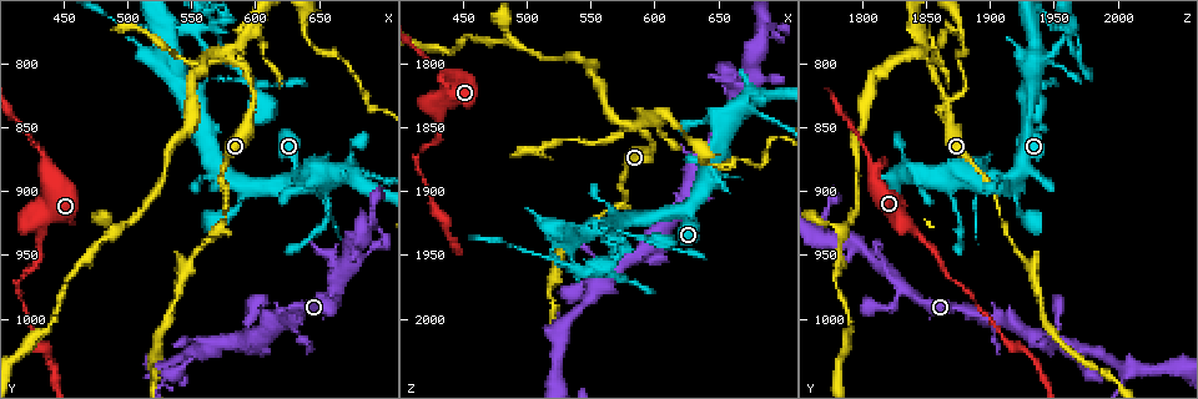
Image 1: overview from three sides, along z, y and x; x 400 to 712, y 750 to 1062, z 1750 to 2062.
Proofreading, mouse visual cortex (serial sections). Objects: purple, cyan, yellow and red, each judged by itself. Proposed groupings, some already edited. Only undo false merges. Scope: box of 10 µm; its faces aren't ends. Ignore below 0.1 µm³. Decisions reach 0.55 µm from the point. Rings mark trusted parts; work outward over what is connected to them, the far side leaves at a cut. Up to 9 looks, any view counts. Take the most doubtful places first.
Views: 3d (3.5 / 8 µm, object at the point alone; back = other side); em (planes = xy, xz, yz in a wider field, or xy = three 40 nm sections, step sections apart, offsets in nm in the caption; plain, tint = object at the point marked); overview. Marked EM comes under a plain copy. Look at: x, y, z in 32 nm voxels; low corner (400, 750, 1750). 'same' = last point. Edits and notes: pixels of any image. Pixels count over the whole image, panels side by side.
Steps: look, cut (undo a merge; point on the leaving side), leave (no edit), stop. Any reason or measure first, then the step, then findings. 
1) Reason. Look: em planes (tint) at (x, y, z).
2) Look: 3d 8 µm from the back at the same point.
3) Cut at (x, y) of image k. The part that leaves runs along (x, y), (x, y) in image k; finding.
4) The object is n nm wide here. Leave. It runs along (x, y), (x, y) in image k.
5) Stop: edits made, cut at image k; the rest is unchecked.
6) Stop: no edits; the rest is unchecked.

Arms part here. Look: 3d 3.5 µm at (590, 800, 1856).

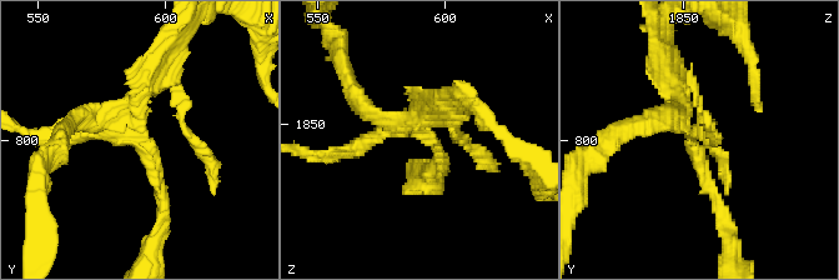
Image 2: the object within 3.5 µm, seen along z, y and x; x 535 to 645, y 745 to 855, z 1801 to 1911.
Look: em planes (tint) at (591, 802, 1855).

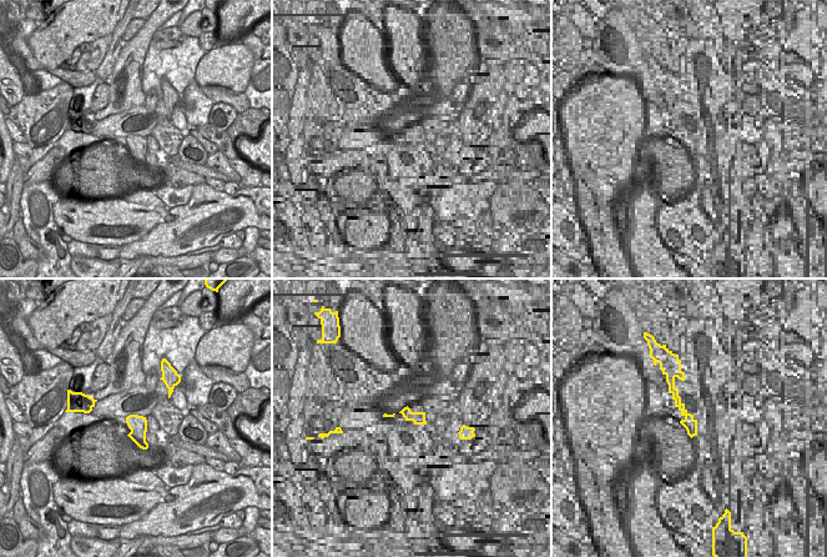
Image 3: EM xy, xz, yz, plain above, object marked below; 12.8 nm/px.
Cut at (186, 105) of image 2. Two cells meet here.

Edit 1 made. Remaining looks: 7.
Look: overview.

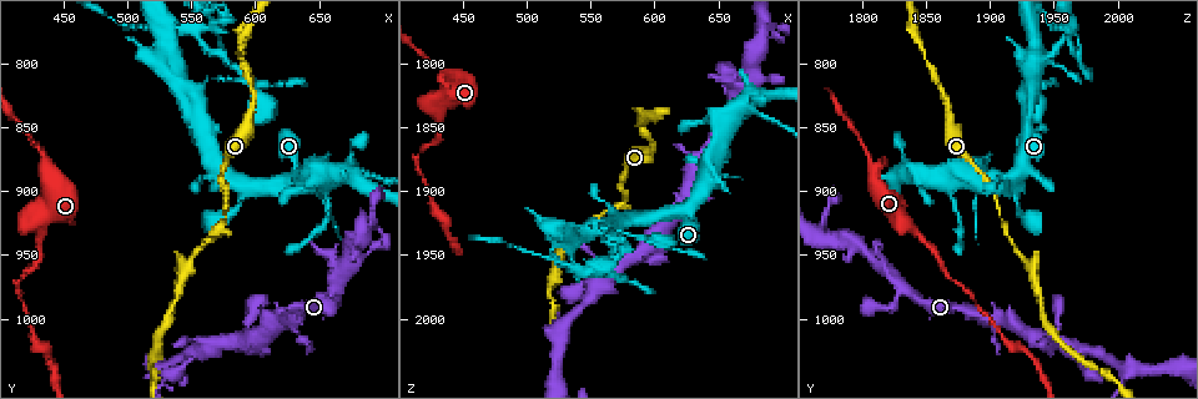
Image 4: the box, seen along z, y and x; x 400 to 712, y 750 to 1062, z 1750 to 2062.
Look: 3d 3.5 µm at (440, 888, 1806).

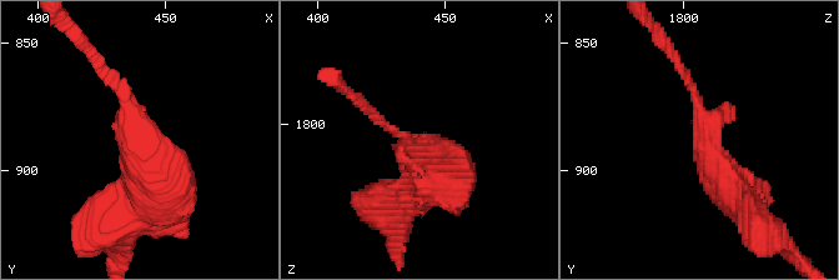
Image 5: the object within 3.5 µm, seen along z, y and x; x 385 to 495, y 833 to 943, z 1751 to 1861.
The arms are 100, 450 nm wide. Look: em xy step 1 (tint) at (438, 887, 1808).

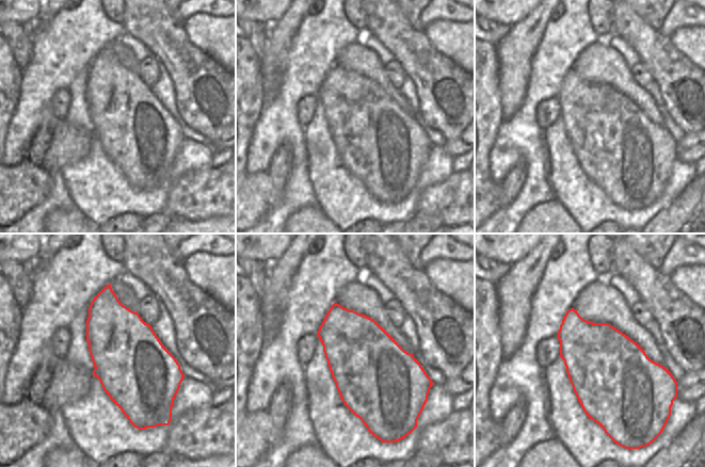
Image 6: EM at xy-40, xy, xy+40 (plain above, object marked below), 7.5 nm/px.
Leave. It runs along (743, 203), (714, 173), (682, 69) in image 5; continuous, no second cell.

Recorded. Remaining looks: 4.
Thin arm on a thick one. Look: 3d 3.5 µm at (668, 884, 1834).

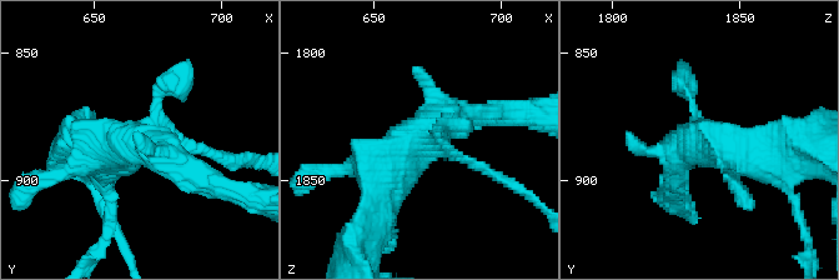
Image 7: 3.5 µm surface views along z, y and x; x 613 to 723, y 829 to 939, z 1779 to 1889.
Need the tissue. Look: em xy step 1 (tint) at (670, 885, 1831).

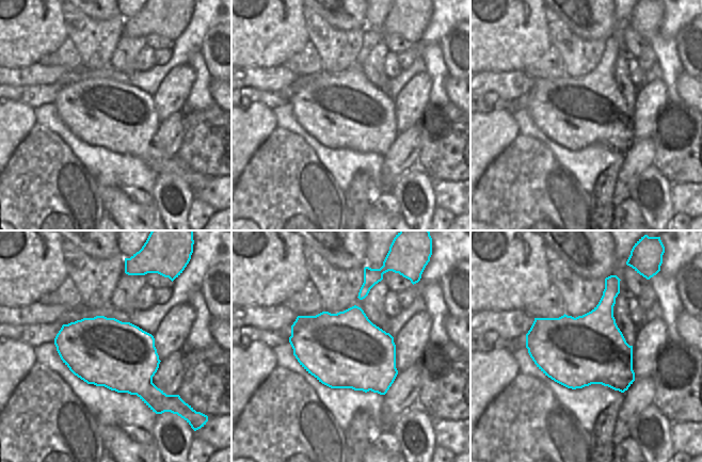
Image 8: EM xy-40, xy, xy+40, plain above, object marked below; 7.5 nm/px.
Leave. All the same cell.

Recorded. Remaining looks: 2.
Stop: edits made, cut at image 2; the rest is unchecked.

